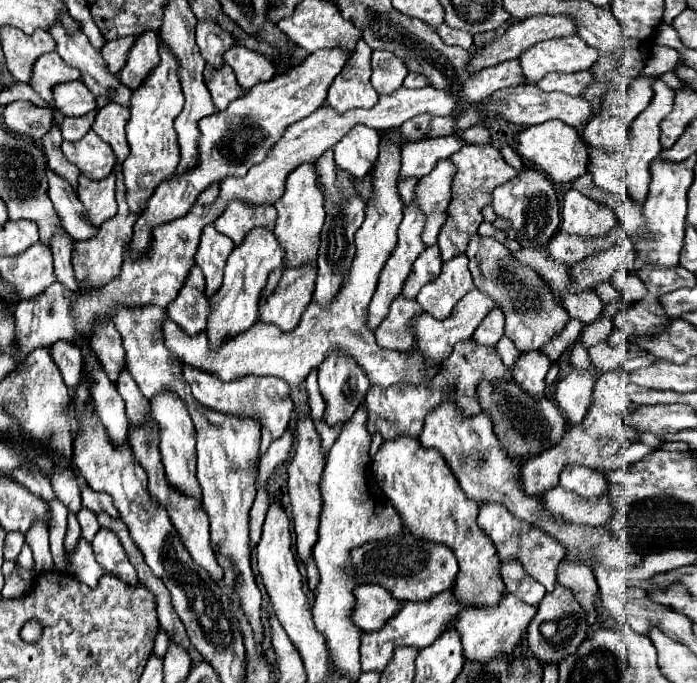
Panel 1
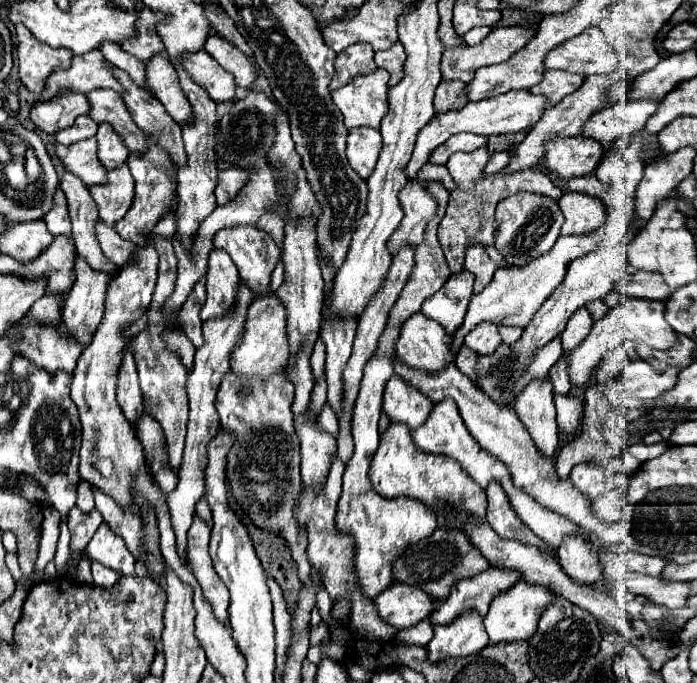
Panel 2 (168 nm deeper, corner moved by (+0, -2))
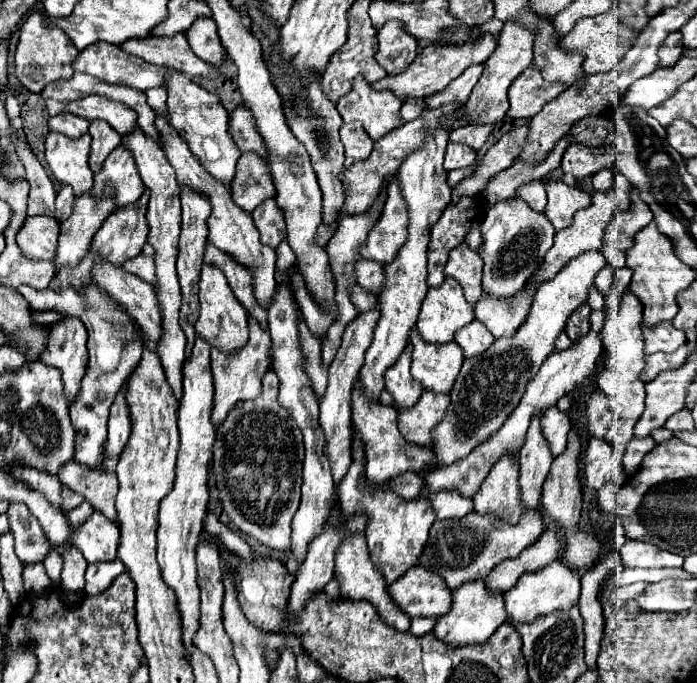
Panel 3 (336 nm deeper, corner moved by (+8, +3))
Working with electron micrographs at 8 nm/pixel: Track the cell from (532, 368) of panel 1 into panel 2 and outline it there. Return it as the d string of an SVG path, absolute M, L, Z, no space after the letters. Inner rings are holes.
M547 378L531 380L529 386L515 398L515 412L527 426L537 448L545 456L553 456L559 448L559 438L551 382Z

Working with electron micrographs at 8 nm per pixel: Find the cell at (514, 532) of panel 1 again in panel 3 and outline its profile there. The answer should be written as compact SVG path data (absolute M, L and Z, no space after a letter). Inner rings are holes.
M503 455L499 463L489 471L481 489L473 495L477 513L493 513L507 523L515 525L523 513L519 501L519 463L513 463L509 455Z

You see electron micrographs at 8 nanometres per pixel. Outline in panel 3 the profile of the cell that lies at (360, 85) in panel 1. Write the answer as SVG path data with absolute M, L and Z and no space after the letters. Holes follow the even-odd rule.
M357 77L353 89L337 103L343 121L361 121L373 141L403 125L399 109L401 101L393 93L375 91L363 77Z

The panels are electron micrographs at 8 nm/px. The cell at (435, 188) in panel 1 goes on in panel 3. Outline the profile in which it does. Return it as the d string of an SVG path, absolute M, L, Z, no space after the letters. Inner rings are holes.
M397 179L387 187L389 197L383 205L379 221L369 231L367 239L359 245L359 255L377 263L391 263L397 255L397 249L407 239L407 209L401 197Z

